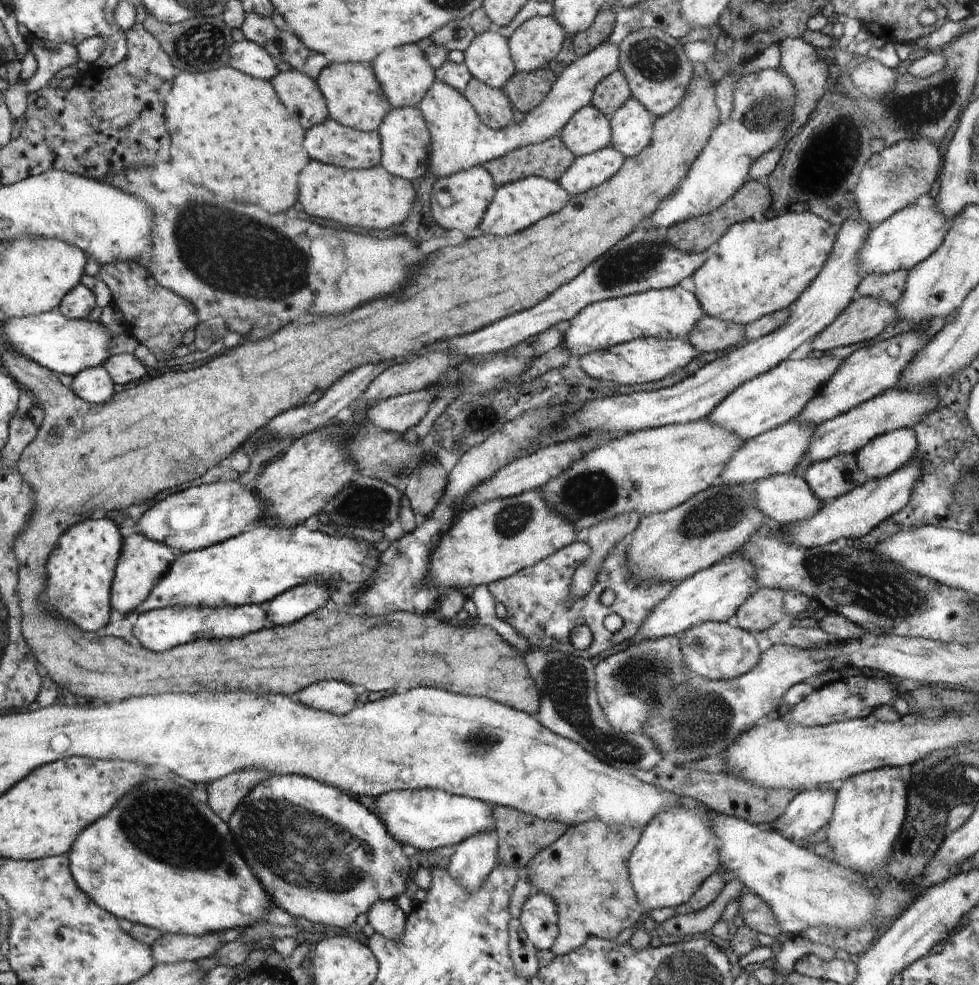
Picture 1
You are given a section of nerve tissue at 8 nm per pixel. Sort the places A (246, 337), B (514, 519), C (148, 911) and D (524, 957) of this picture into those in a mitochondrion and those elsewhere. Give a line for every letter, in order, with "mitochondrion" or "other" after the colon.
A: other
B: mitochondrion
C: other
D: other

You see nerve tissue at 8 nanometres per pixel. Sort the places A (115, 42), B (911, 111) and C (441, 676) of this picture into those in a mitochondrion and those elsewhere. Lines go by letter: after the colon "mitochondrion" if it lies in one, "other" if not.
A: other
B: mitochondrion
C: other

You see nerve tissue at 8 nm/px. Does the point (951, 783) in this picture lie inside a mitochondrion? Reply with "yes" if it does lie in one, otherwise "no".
yes

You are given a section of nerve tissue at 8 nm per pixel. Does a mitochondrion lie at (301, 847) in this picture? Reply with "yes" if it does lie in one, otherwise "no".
yes

